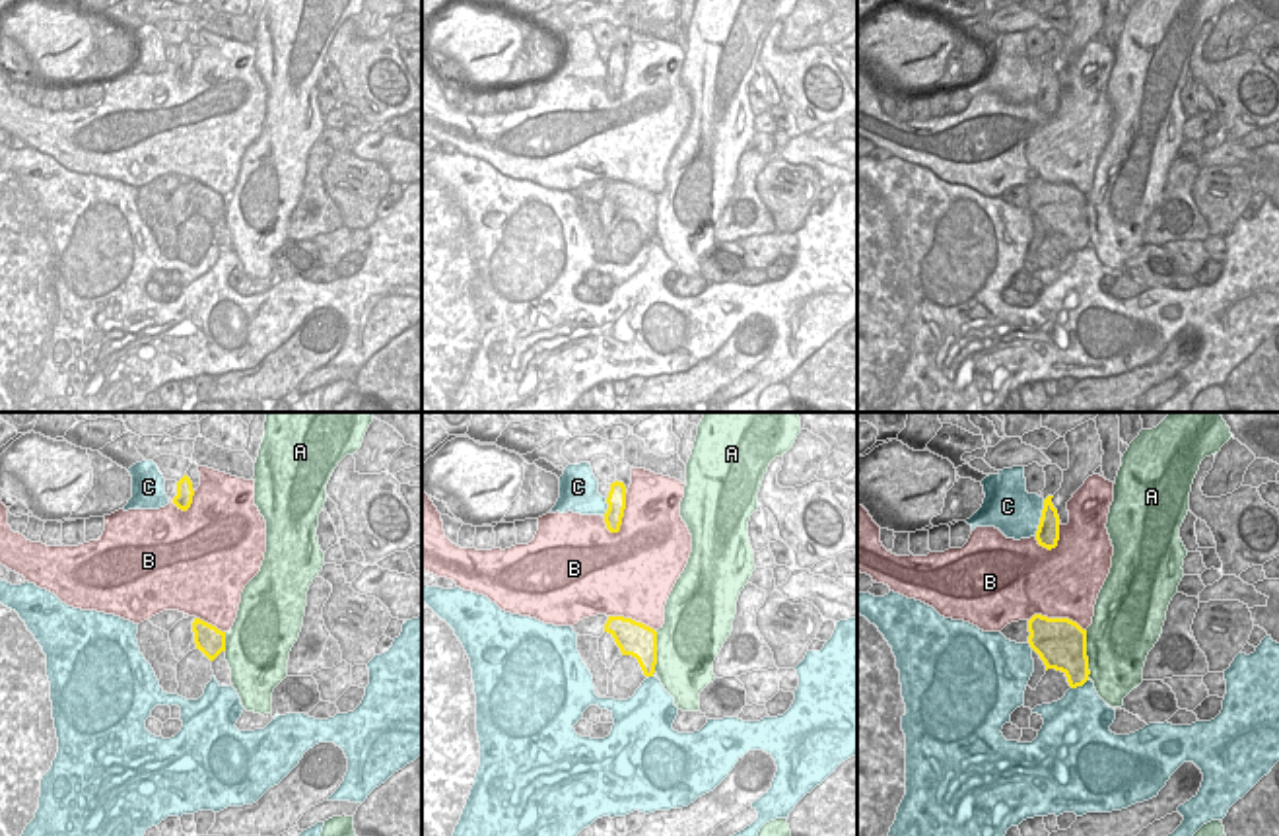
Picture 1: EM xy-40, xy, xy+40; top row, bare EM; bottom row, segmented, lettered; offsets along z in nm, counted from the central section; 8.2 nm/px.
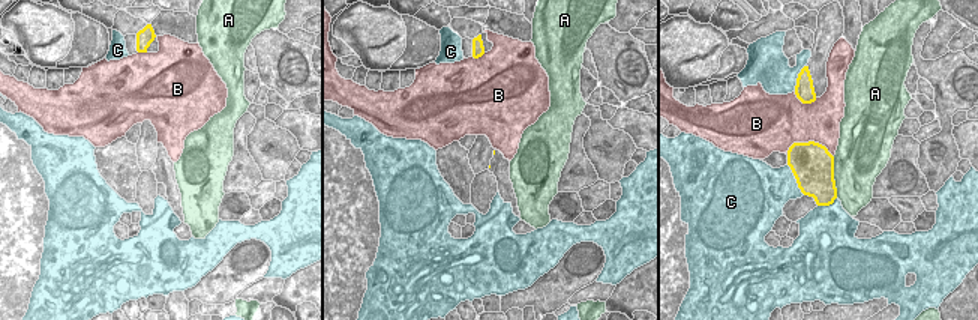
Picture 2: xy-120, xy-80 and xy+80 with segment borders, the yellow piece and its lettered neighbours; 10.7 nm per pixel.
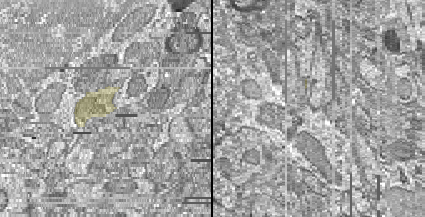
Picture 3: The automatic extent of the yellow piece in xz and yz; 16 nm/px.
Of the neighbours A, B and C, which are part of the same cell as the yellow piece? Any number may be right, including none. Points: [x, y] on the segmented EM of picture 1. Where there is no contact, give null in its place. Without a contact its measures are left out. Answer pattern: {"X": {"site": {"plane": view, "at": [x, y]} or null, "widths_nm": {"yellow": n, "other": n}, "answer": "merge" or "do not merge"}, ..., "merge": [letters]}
{"A": {"site": {"plane": "xy+40", "at": [1085, 654]}, "widths_nm": {"yellow": 420, "other": 480}, "answer": "do not merge"}, "B": {"site": {"plane": "xy", "at": [622, 516]}, "widths_nm": {"yellow": 160, "other": 500}, "answer": "do not merge"}, "C": {"site": {"plane": "xy+40", "at": [1040, 518]}, "widths_nm": {"yellow": 190, "other": 400}, "answer": "do not merge"}, "merge": []}

